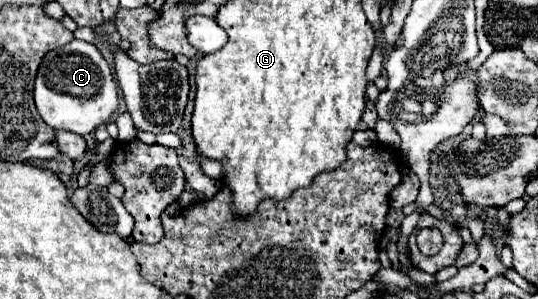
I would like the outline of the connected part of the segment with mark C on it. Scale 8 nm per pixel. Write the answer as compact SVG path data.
M73 39L69 45L49 51L35 77L35 107L41 119L53 129L65 129L77 135L89 135L99 125L109 123L117 115L117 85L111 77L109 63L101 57L93 43Z

